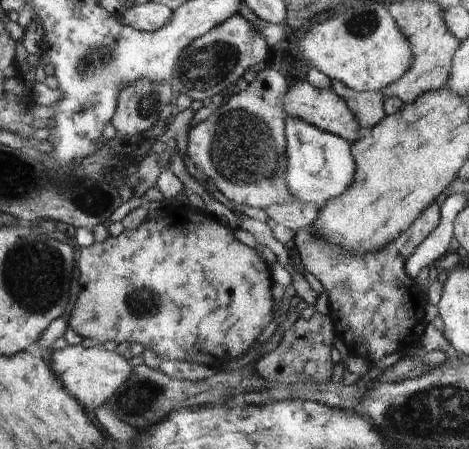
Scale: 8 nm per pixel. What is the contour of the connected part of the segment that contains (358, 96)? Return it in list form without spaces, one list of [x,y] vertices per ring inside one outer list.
[[[330,78],[330,86],[340,98],[345,100],[347,106],[359,119],[363,132],[378,125],[388,115],[382,93],[352,90],[352,88],[340,84],[338,80],[332,80],[332,78]]]

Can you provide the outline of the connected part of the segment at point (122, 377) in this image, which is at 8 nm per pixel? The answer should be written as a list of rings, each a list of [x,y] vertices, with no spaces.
[[[78,344],[53,351],[50,362],[52,362],[52,370],[55,370],[55,373],[63,379],[64,386],[68,387],[72,395],[75,395],[76,402],[80,402],[80,406],[84,406],[88,414],[94,414],[92,410],[110,400],[118,392],[119,386],[131,377],[133,366],[130,366],[127,359],[128,355],[116,354],[101,345],[86,348]]]

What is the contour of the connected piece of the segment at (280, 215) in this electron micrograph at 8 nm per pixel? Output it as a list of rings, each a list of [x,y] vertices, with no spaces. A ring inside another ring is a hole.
[[[300,201],[288,202],[288,204],[272,205],[265,208],[269,220],[298,232],[304,226],[313,225],[318,218],[320,207],[314,203]]]

